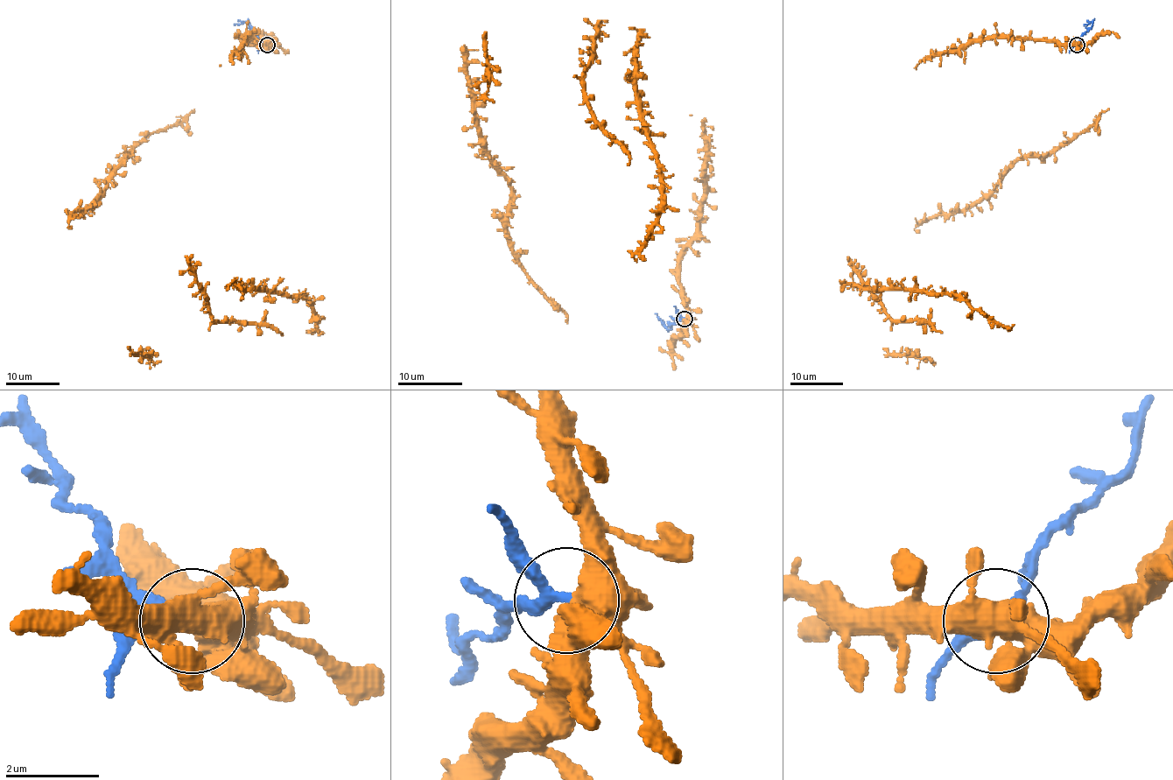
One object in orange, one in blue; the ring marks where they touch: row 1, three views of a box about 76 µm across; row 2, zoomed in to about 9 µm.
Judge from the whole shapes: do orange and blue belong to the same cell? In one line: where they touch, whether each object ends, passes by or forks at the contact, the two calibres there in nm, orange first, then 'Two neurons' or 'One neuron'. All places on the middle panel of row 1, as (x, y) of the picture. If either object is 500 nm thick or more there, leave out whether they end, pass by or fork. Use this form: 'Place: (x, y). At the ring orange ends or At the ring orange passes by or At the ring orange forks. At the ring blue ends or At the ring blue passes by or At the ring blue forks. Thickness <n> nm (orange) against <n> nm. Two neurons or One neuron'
Place: (684, 319). Thickness 750 nm (orange) against 200 nm. Two neurons

